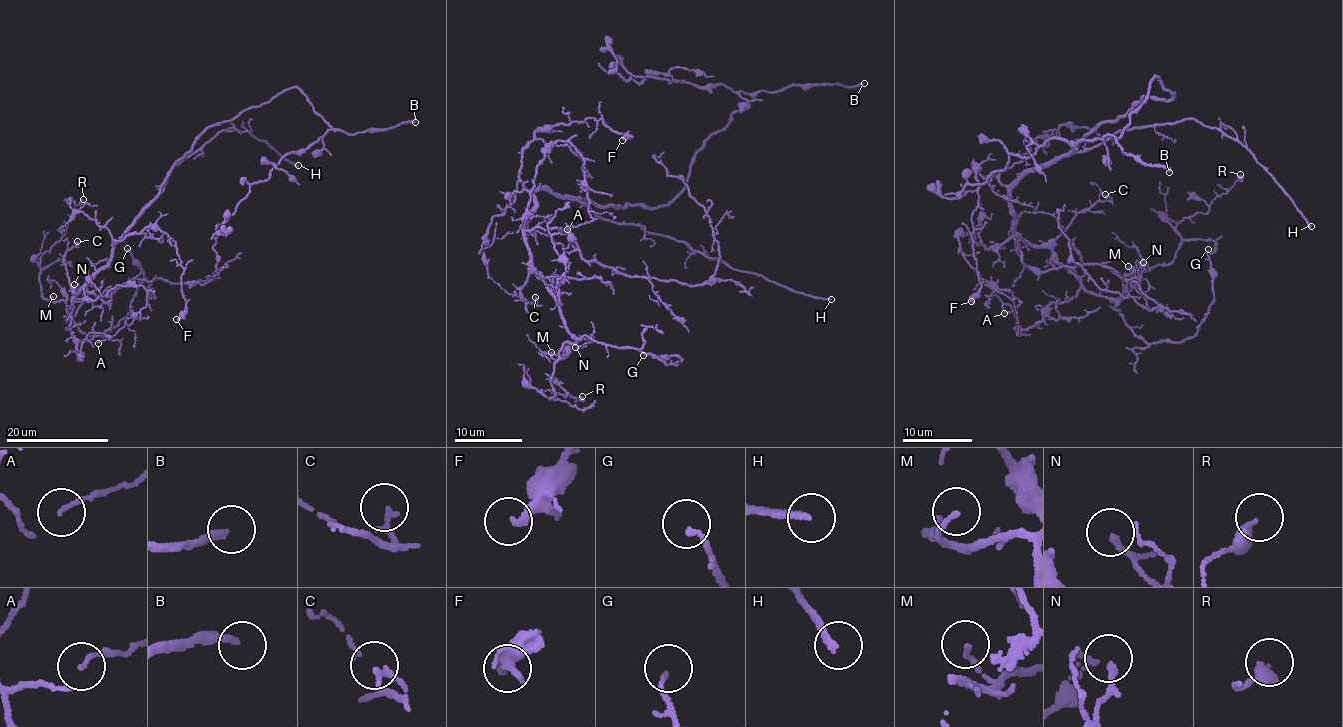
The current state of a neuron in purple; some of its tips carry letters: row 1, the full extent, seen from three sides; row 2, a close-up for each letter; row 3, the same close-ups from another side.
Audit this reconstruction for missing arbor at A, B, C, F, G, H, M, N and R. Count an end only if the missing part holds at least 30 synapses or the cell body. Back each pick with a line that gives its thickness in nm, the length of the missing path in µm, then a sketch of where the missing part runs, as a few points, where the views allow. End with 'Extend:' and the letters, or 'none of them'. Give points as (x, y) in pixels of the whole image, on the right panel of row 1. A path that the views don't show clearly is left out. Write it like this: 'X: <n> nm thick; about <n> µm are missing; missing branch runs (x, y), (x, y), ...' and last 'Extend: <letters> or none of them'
B: 220 nm thick; about 70 µm are missing; missing branch runs (1169, 172), (1216, 167), (1266, 204), (1233, 192), (1206, 220), (1213, 240), (1242, 255), (1250, 278), (1240, 279)
H: 200 nm thick; about 70 µm are missing
Extend: B, H

